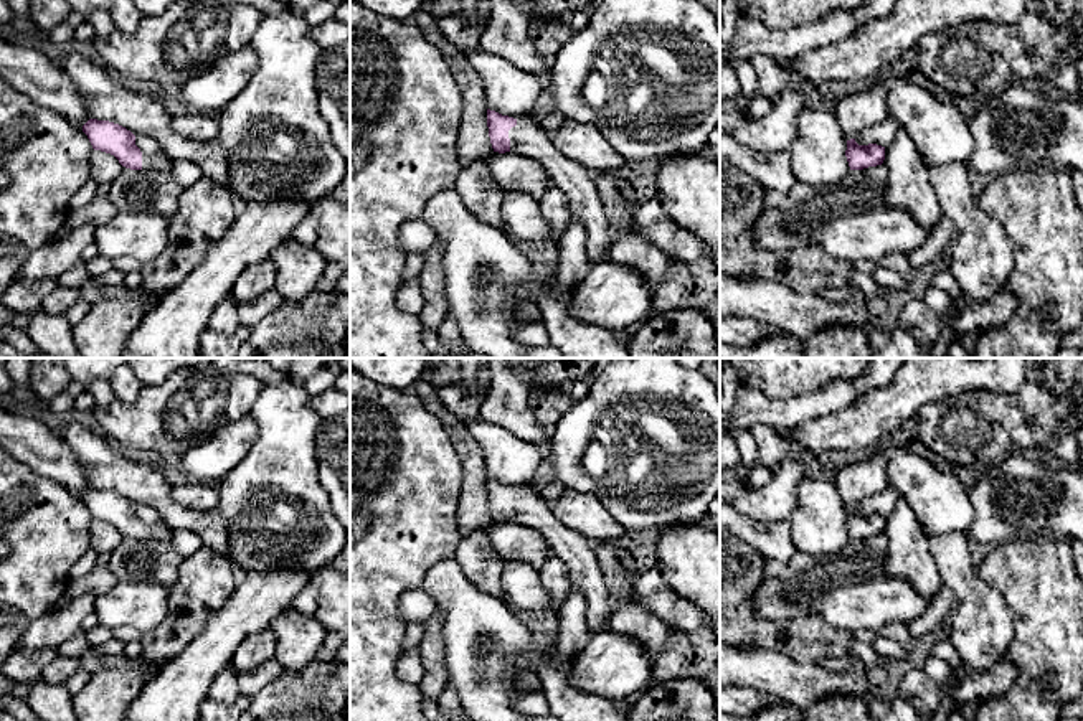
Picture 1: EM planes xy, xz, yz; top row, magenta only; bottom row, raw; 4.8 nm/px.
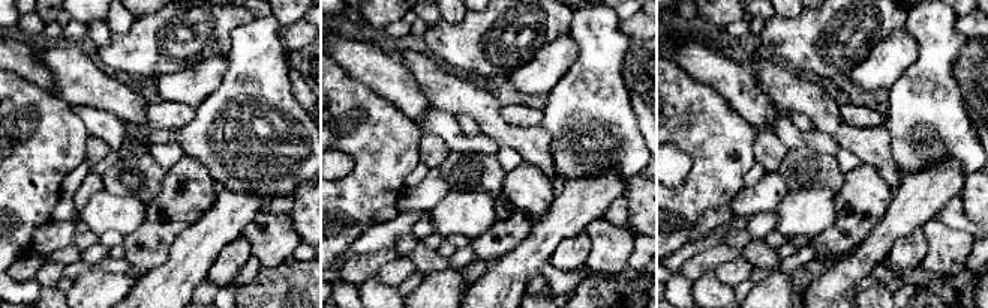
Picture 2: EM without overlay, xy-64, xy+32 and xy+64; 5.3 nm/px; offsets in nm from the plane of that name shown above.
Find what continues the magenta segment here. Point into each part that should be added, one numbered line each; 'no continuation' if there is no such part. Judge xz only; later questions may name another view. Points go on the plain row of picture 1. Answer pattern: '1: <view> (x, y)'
1: xz (527, 508)

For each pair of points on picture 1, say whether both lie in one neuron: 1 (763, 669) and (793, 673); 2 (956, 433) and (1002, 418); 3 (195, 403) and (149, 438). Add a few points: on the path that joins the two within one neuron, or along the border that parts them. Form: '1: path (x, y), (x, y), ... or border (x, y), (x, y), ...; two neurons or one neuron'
1: path (770, 672), (786, 673); one neuron
2: path (968, 429), (991, 426); one neuron
3: path (184, 411), (160, 426); one neuron

